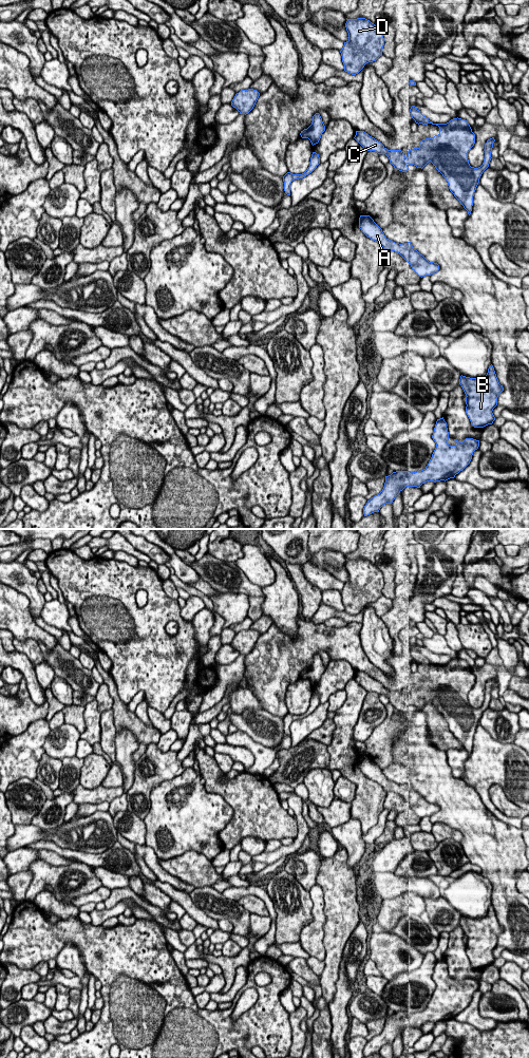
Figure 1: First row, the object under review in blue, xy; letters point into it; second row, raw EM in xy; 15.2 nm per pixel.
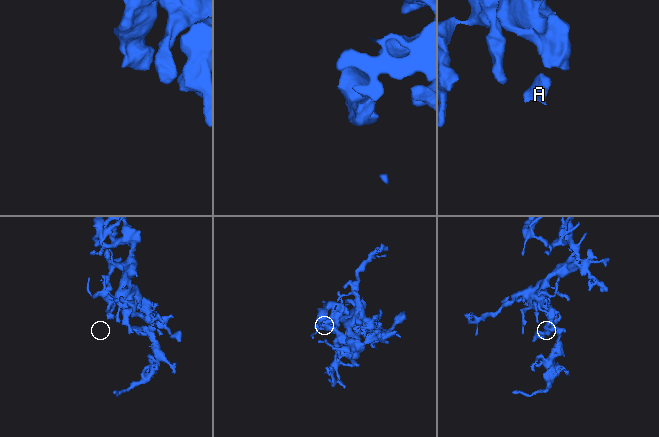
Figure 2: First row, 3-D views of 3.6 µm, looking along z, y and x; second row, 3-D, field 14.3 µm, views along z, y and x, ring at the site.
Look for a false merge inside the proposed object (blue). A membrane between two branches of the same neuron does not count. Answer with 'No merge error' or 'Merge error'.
No merge error

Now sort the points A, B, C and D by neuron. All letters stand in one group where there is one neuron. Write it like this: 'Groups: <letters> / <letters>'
Groups: A B C D

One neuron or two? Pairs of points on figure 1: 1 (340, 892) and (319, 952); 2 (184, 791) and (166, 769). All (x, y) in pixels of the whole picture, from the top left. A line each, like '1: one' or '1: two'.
1: two
2: two

